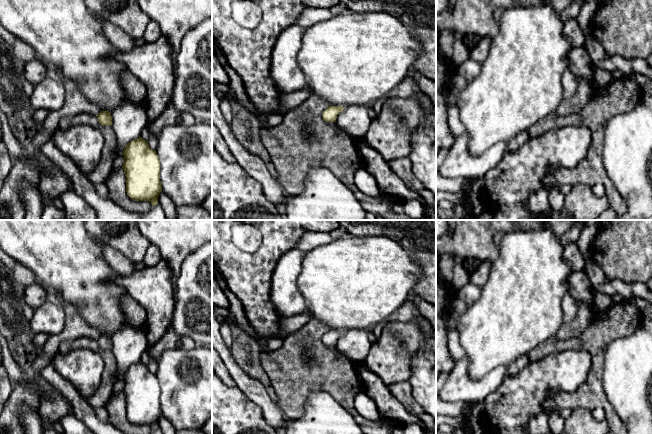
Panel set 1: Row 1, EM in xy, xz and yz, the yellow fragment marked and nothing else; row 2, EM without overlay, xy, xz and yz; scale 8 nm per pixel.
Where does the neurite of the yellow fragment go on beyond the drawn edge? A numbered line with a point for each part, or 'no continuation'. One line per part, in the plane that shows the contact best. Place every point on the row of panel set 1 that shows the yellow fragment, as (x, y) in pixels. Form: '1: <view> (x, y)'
no continuation

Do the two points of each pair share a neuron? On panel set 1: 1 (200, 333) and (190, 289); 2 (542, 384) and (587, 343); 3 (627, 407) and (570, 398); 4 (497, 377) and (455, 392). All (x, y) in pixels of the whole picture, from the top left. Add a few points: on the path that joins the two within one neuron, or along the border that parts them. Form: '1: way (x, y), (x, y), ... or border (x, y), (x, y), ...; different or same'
1: way (200, 322), (200, 314), (197, 311), (194, 300); same
2: border (556, 351), (585, 350), (590, 355), (589, 371); different
3: border (601, 382), (607, 399), (623, 423); different
4: way (487, 385), (478, 390), (465, 390); same

